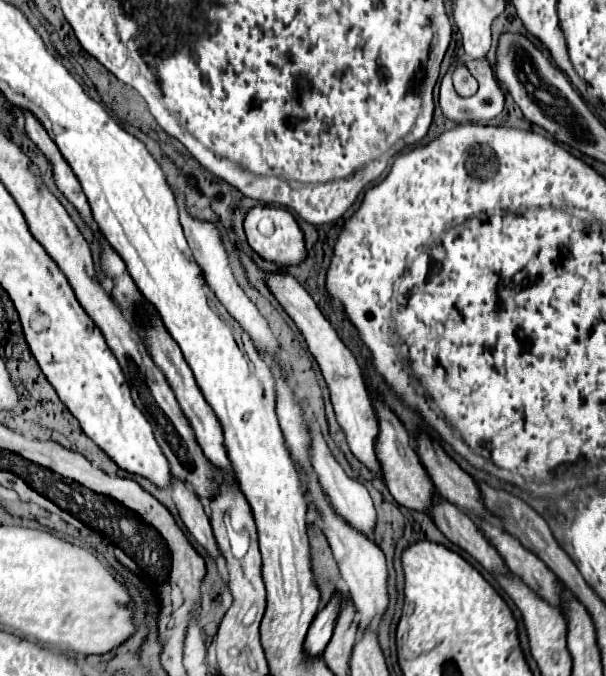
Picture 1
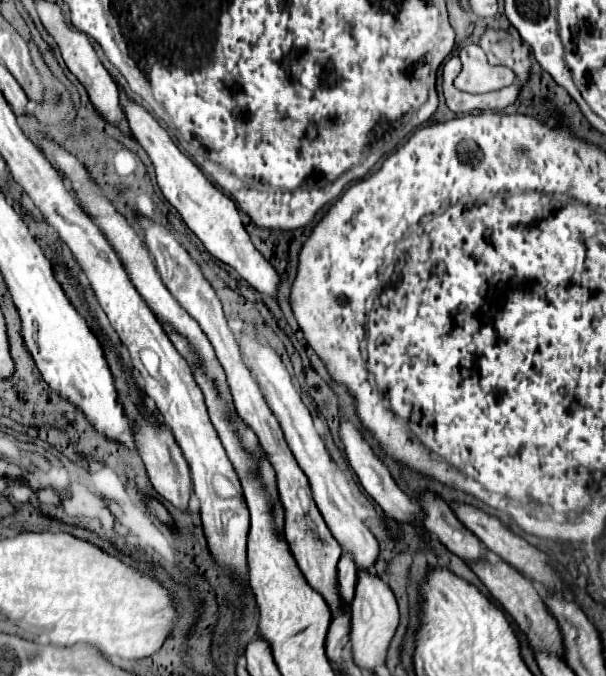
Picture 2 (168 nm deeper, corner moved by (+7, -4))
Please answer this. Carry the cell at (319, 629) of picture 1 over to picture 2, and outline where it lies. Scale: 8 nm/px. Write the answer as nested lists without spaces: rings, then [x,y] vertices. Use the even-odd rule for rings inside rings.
[[[343,553],[339,561],[339,585],[341,585],[341,597],[345,597],[345,605],[351,603],[357,583],[357,565],[351,559],[351,555]]]

